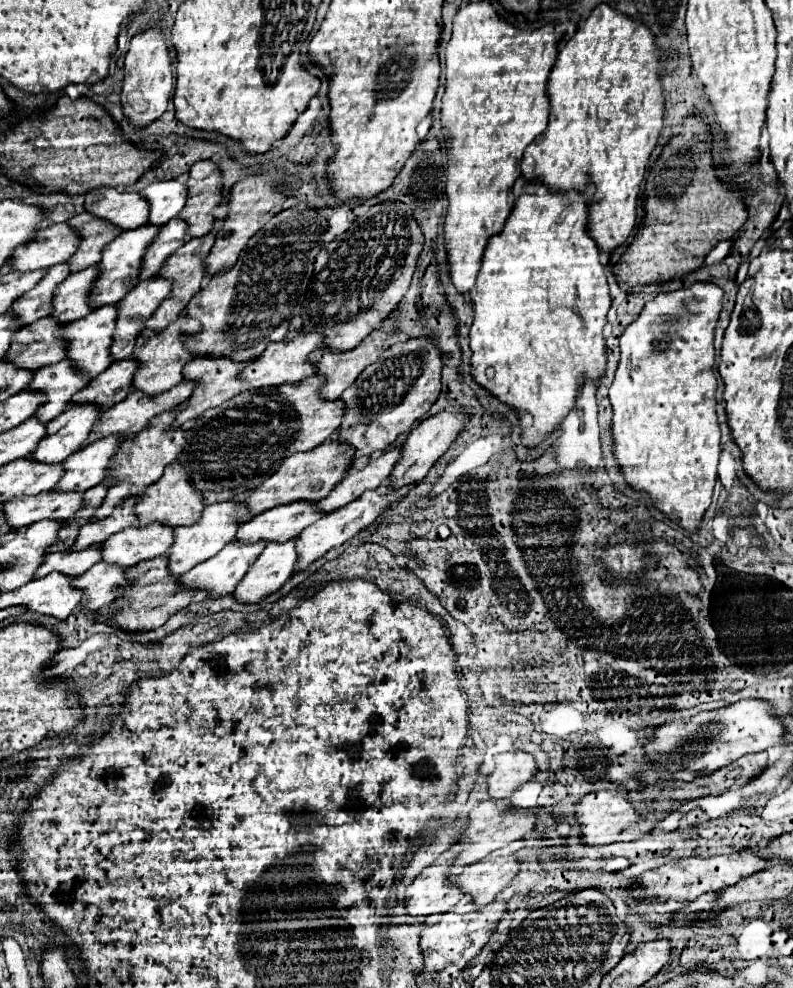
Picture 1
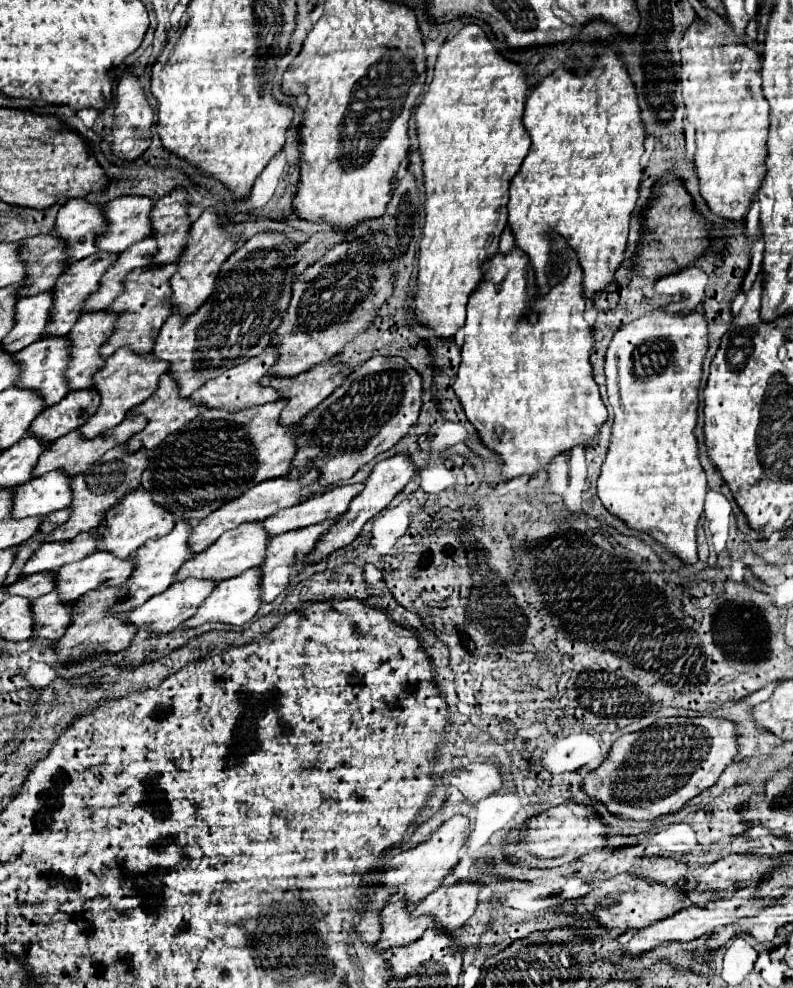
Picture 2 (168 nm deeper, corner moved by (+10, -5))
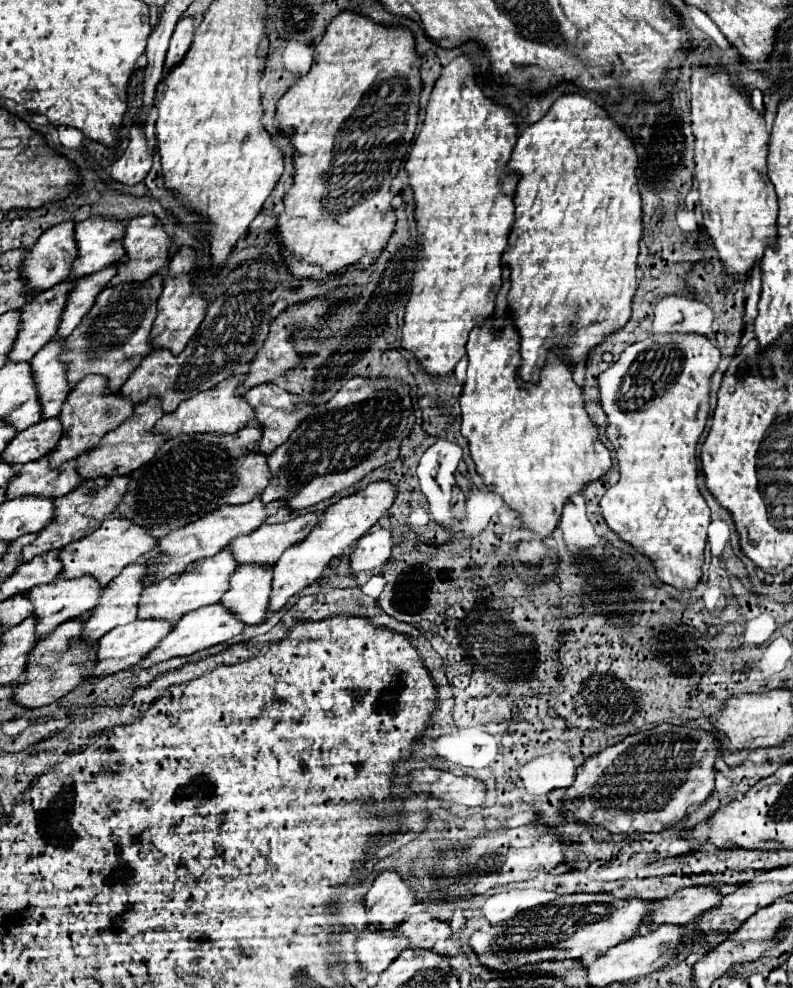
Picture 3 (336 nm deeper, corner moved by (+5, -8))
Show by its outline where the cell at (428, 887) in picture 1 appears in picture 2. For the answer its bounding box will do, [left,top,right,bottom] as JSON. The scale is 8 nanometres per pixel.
[378,900,432,950]

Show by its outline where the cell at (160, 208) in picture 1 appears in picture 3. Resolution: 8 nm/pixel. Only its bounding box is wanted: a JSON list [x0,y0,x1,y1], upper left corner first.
[65,217,125,281]

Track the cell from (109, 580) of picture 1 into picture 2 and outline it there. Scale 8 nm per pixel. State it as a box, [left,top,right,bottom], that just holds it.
[32,590,74,642]

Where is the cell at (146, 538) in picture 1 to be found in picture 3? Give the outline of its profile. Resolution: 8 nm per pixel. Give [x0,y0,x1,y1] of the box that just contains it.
[27,577,103,639]

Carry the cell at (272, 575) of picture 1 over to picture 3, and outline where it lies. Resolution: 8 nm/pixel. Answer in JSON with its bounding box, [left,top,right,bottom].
[137,603,245,669]

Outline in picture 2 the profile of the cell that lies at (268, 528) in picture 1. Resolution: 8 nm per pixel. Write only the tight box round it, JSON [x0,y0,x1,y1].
[176,522,270,582]

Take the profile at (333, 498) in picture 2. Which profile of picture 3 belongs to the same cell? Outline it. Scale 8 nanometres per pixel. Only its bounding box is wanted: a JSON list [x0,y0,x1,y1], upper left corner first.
[227,513,319,567]

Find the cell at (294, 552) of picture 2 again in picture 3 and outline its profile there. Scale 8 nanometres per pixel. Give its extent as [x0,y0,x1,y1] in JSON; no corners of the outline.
[221,565,271,625]

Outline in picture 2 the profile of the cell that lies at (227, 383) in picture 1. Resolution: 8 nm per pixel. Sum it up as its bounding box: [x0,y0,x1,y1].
[128,372,208,452]

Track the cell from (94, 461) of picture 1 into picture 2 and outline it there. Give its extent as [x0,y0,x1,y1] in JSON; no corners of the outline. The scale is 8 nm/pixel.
[14,470,72,518]

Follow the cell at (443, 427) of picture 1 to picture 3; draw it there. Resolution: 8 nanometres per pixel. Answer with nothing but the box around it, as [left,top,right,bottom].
[263,481,397,621]

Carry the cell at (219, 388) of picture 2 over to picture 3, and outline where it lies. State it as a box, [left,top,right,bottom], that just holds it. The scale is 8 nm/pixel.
[155,379,255,439]

